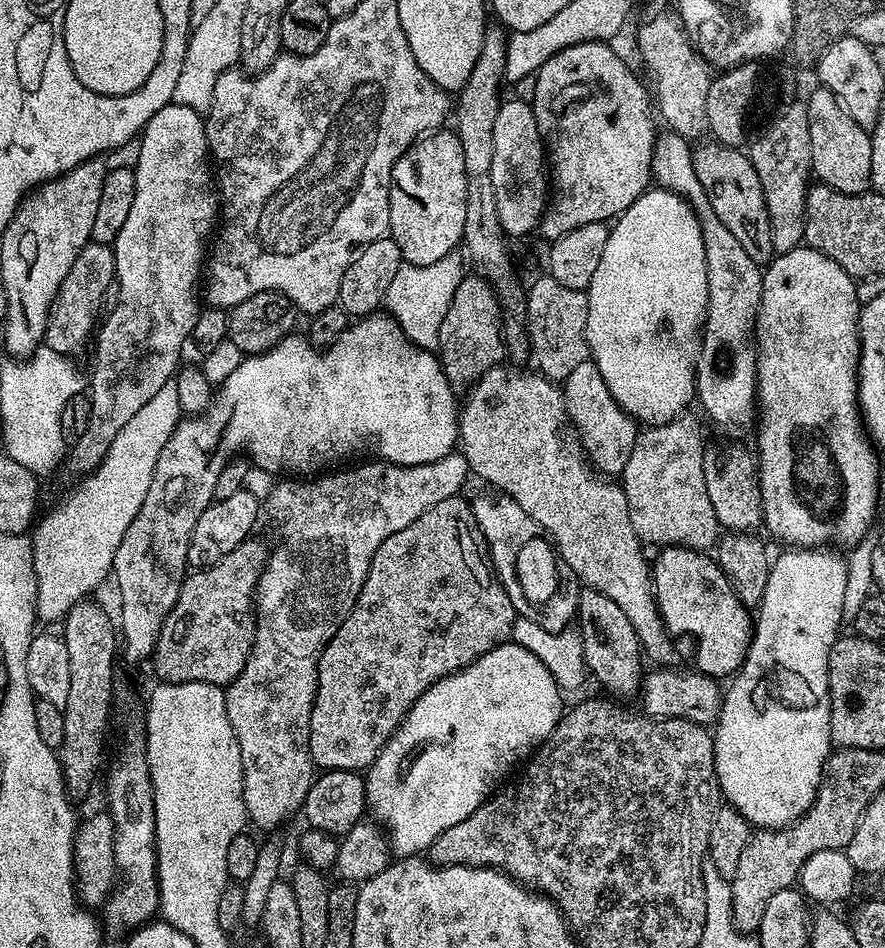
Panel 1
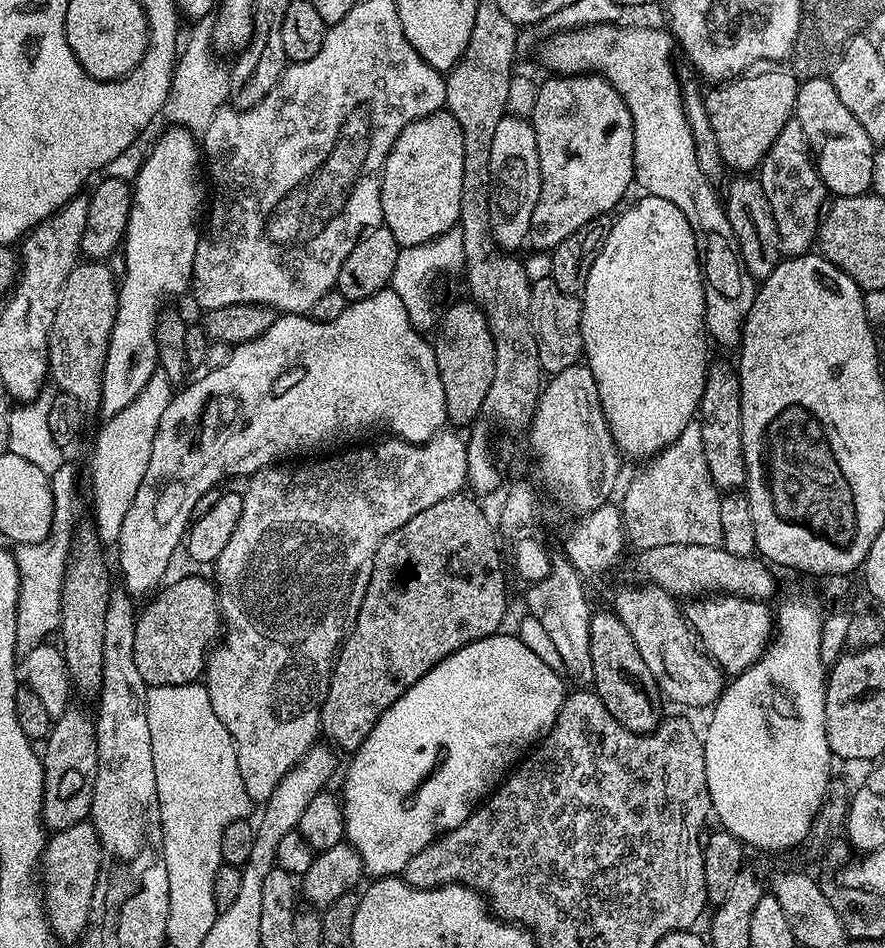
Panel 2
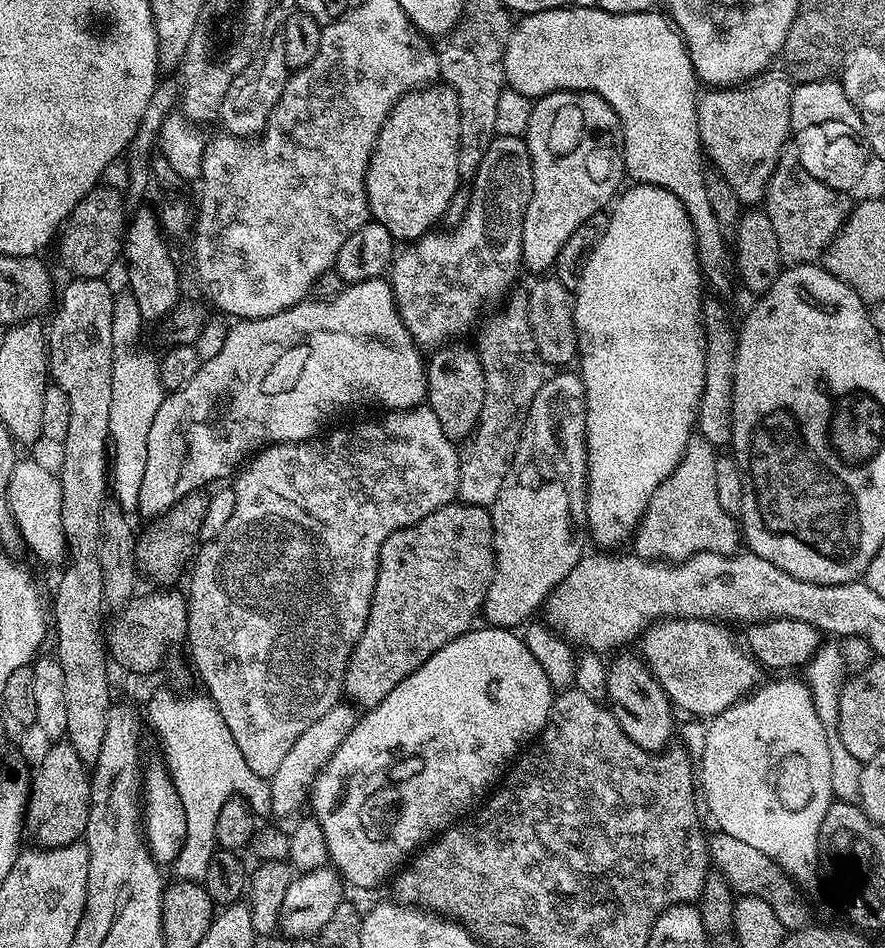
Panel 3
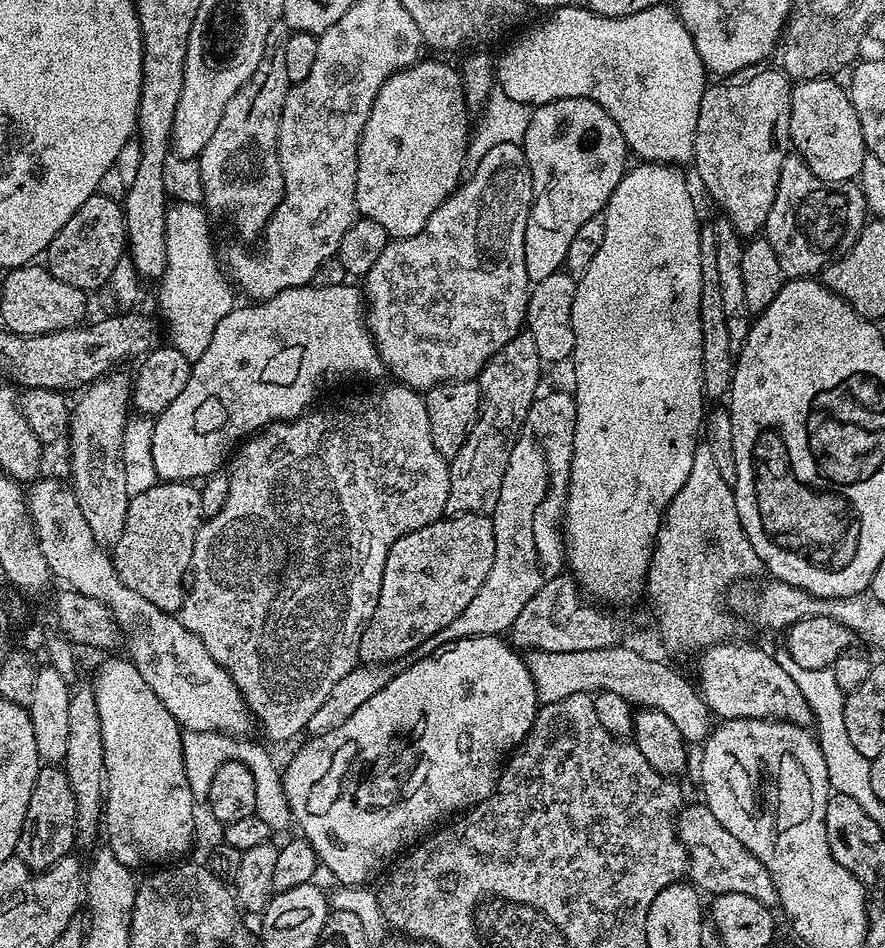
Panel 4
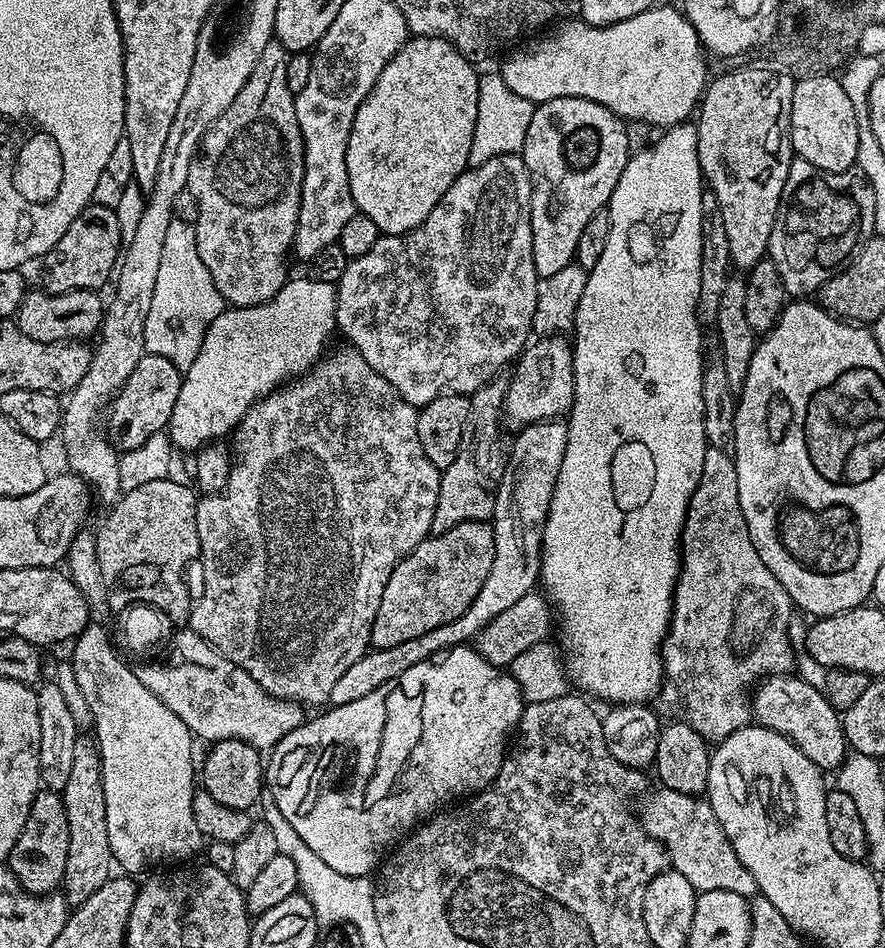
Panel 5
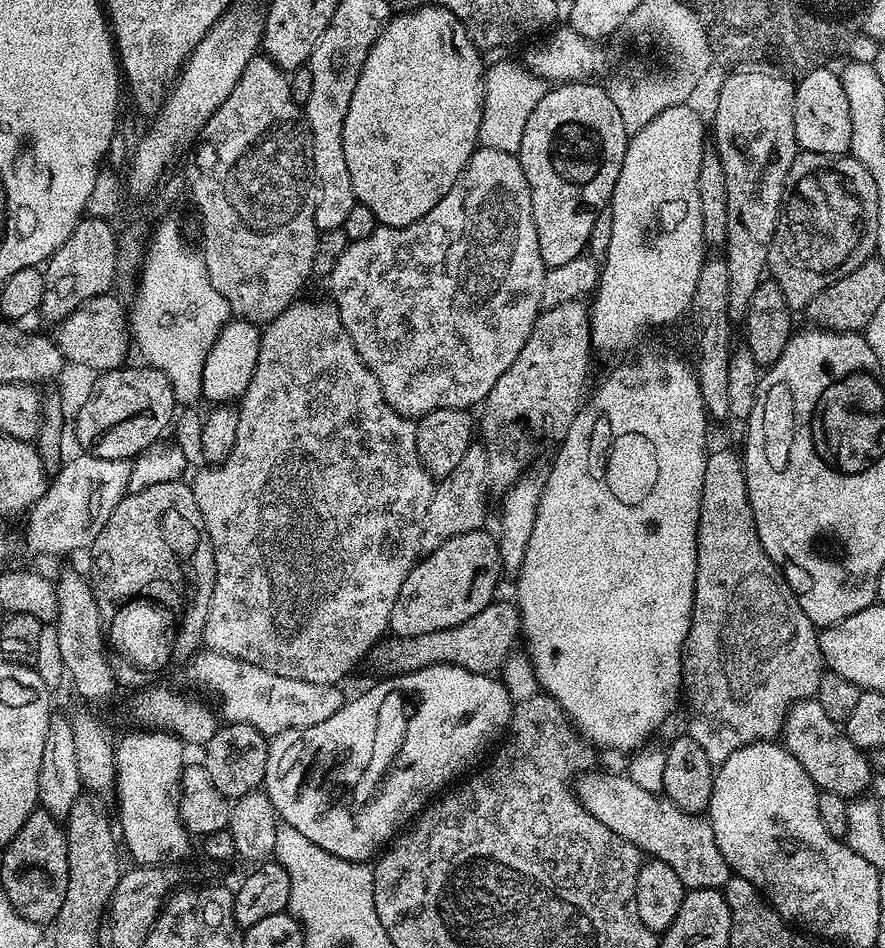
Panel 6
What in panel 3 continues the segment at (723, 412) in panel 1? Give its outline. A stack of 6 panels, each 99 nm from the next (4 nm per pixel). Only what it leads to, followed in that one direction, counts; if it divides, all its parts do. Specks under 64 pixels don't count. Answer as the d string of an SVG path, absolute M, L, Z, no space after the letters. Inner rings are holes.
M565 6L563 8L538 10L537 12L521 15L515 21L512 33L508 39L508 45L506 46L504 83L518 94L533 98L548 96L551 92L593 92L601 96L612 107L616 117L620 119L620 129L624 139L624 171L627 179L638 184L653 184L662 190L670 190L670 194L674 194L674 198L678 198L678 202L682 202L682 206L686 210L694 230L696 256L700 260L700 270L703 279L706 281L707 287L709 284L716 291L713 293L724 294L720 292L730 291L732 280L734 284L734 256L730 251L729 237L722 230L722 226L718 226L718 218L714 218L714 210L710 207L710 197L706 195L706 182L704 181L706 157L700 147L700 131L698 130L698 114L696 113L696 101L698 99L696 71L688 57L688 50L684 46L683 36L680 35L667 15L659 16L658 13L659 11L649 10L647 12L621 12L617 14L615 12L606 12L599 6L594 8L581 8L579 6L571 8L571 6Z

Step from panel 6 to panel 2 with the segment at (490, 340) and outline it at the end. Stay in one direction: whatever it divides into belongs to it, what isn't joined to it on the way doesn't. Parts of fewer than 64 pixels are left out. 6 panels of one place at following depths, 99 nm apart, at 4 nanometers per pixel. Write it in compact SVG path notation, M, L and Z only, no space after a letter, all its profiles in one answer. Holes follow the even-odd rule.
M505 114L494 129L494 142L490 145L490 170L492 193L490 194L490 226L492 237L505 250L516 250L527 241L530 230L530 214L538 206L540 193L540 163L538 142L527 119Z

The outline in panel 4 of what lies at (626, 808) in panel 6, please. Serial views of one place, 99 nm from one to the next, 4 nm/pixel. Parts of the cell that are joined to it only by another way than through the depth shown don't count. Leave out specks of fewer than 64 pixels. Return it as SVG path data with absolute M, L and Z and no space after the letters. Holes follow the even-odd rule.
M697 802L681 807L676 818L676 833L688 852L690 861L690 880L701 893L712 892L713 897L722 894L750 894L750 898L758 898L767 908L775 909L780 903L778 890L774 886L774 878L770 878L770 870L710 814L708 805Z

